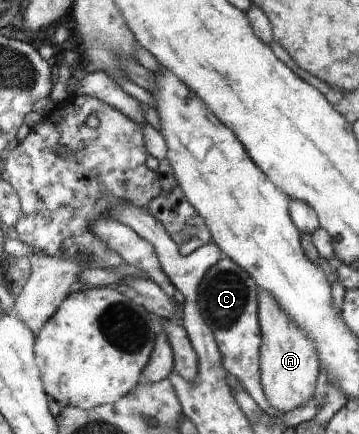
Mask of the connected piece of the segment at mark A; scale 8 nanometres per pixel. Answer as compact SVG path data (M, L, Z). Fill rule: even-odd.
M259 291L259 322L263 334L263 343L260 345L260 384L269 407L275 413L285 415L305 406L313 396L319 374L316 345L264 291Z

